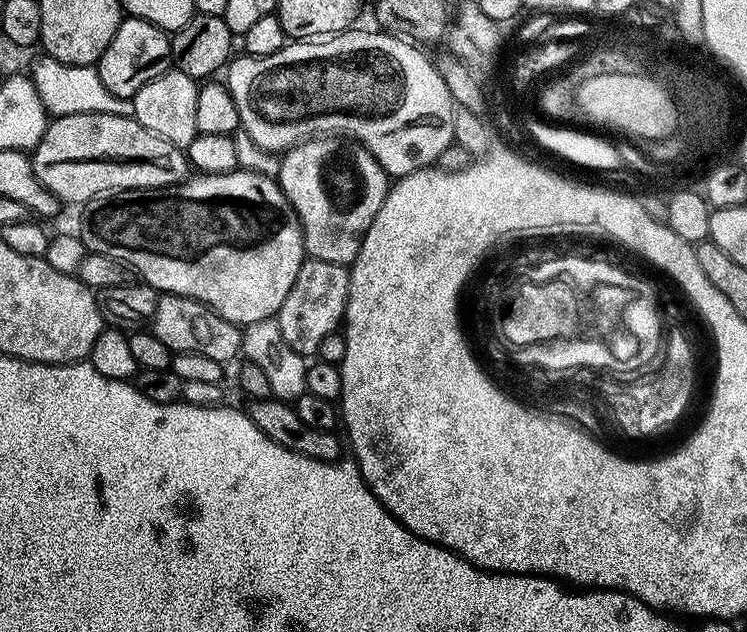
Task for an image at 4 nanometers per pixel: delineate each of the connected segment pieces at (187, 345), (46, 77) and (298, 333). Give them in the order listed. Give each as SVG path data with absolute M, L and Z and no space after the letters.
M161 294L158 298L158 306L154 310L150 330L158 338L162 338L162 342L166 342L166 346L173 354L193 352L206 354L206 358L229 362L228 360L234 359L242 352L241 329L191 296Z
M40 54L32 64L30 79L38 92L38 98L42 98L45 112L53 117L70 114L118 114L134 117L132 99L118 98L118 94L110 94L110 90L102 86L102 78L98 78L95 67L74 66L58 62L58 58L53 56Z
M312 257L305 259L284 304L276 315L283 340L300 355L315 355L322 340L328 334L337 332L343 325L349 290L350 272L345 265Z

